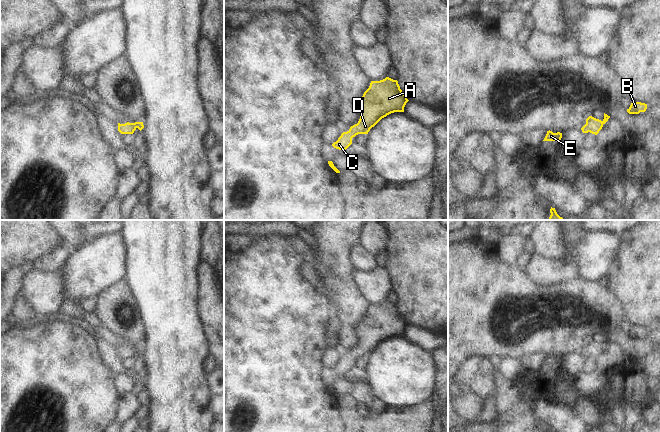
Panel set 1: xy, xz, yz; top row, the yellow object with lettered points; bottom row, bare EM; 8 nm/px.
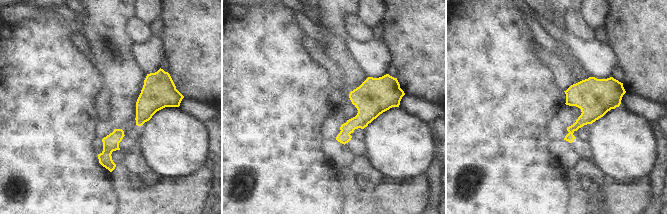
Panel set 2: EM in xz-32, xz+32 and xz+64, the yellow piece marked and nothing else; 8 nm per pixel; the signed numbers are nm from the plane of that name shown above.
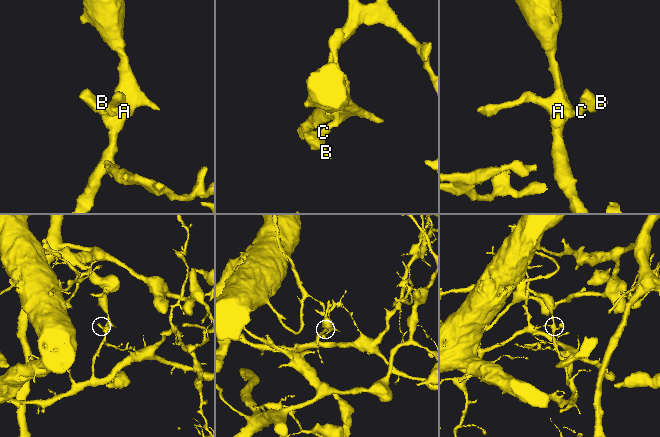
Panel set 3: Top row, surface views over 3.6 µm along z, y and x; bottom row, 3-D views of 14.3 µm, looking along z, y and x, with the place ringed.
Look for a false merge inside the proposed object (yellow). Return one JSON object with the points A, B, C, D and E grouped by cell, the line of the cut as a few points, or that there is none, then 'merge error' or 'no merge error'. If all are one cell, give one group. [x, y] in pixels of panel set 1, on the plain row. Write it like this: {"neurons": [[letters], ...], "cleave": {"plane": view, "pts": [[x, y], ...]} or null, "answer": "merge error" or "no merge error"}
{"neurons": [["A", "B", "C", "D", "E"]], "cleave": null, "answer": "no merge error"}

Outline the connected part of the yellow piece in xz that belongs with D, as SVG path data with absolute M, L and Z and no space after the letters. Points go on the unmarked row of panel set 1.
M386 301L380 305L371 305L357 328L360 336L358 347L351 350L347 356L343 356L332 370L345 375L356 359L368 358L372 351L391 337L404 336L408 325L397 304Z

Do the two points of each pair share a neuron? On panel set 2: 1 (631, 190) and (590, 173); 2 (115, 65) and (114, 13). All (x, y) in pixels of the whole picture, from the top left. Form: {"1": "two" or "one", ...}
{"1": "two", "2": "one"}

